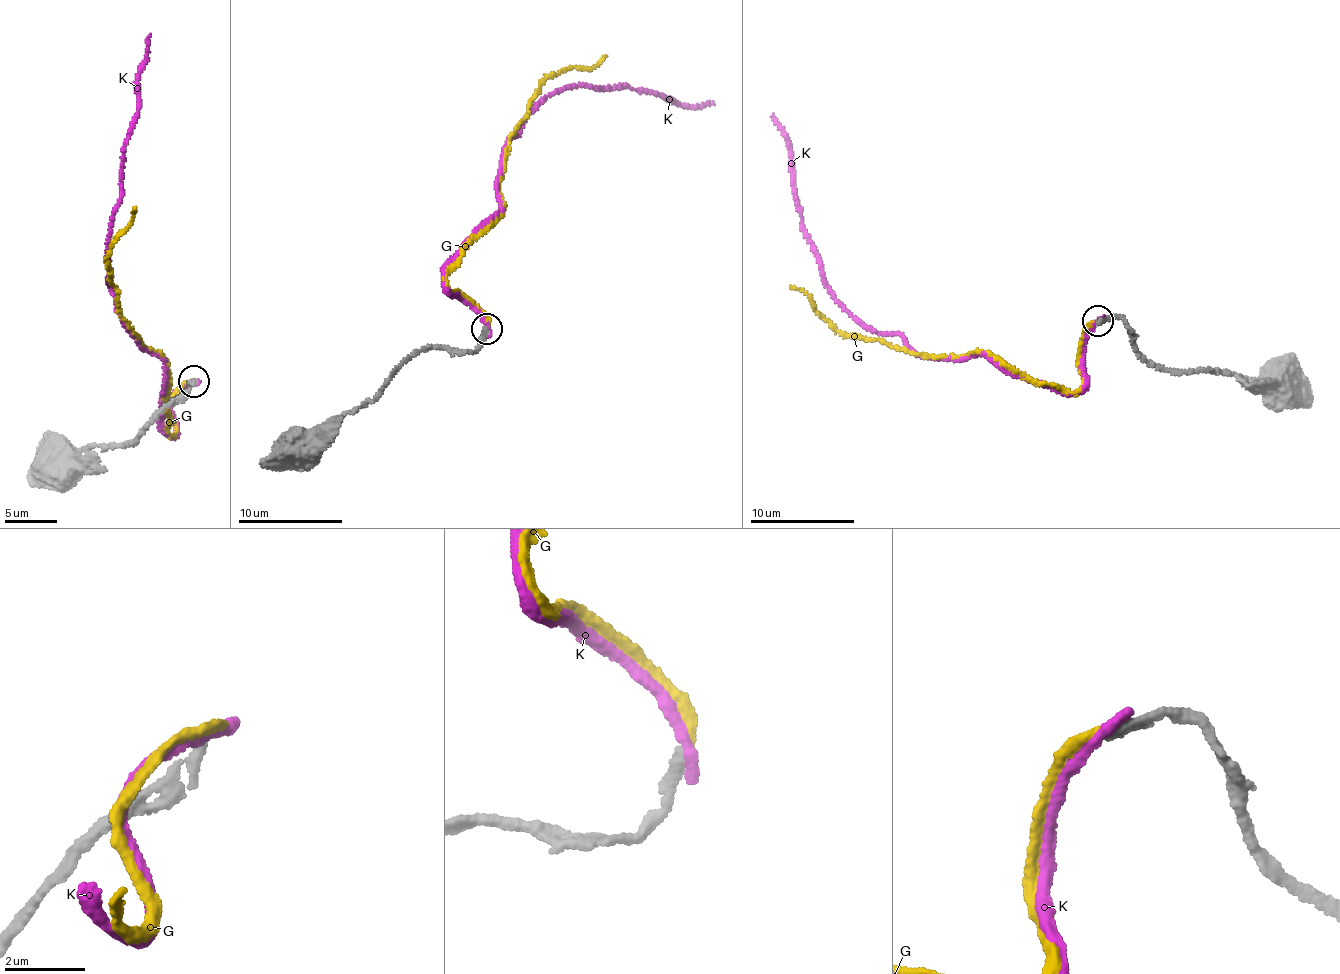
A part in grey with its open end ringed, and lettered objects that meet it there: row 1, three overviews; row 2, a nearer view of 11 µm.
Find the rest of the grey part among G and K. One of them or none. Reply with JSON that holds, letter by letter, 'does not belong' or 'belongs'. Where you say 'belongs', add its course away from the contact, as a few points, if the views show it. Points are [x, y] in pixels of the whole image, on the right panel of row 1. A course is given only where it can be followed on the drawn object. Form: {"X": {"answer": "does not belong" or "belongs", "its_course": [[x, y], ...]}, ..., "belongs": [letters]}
{"G": {"answer": "belongs", "its_course": [[1099, 321], [1085, 331], [1084, 384], [1062, 393], [1021, 379], [986, 353], [936, 359], [843, 335], [790, 285]]}, "K": {"answer": "does not belong"}, "belongs": ["G"]}

